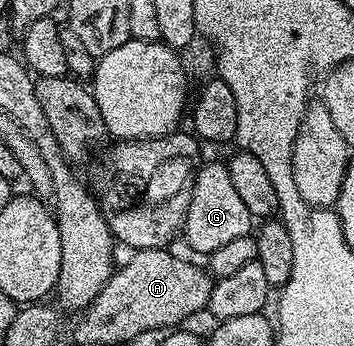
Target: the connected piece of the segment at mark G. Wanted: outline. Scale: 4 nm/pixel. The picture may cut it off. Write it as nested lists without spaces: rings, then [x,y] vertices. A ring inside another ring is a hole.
[[[204,164],[195,174],[195,194],[191,197],[191,205],[187,209],[185,237],[187,245],[202,255],[210,255],[217,247],[225,247],[232,239],[248,236],[253,229],[253,218],[249,207],[237,196],[233,182],[229,179],[226,164]]]

